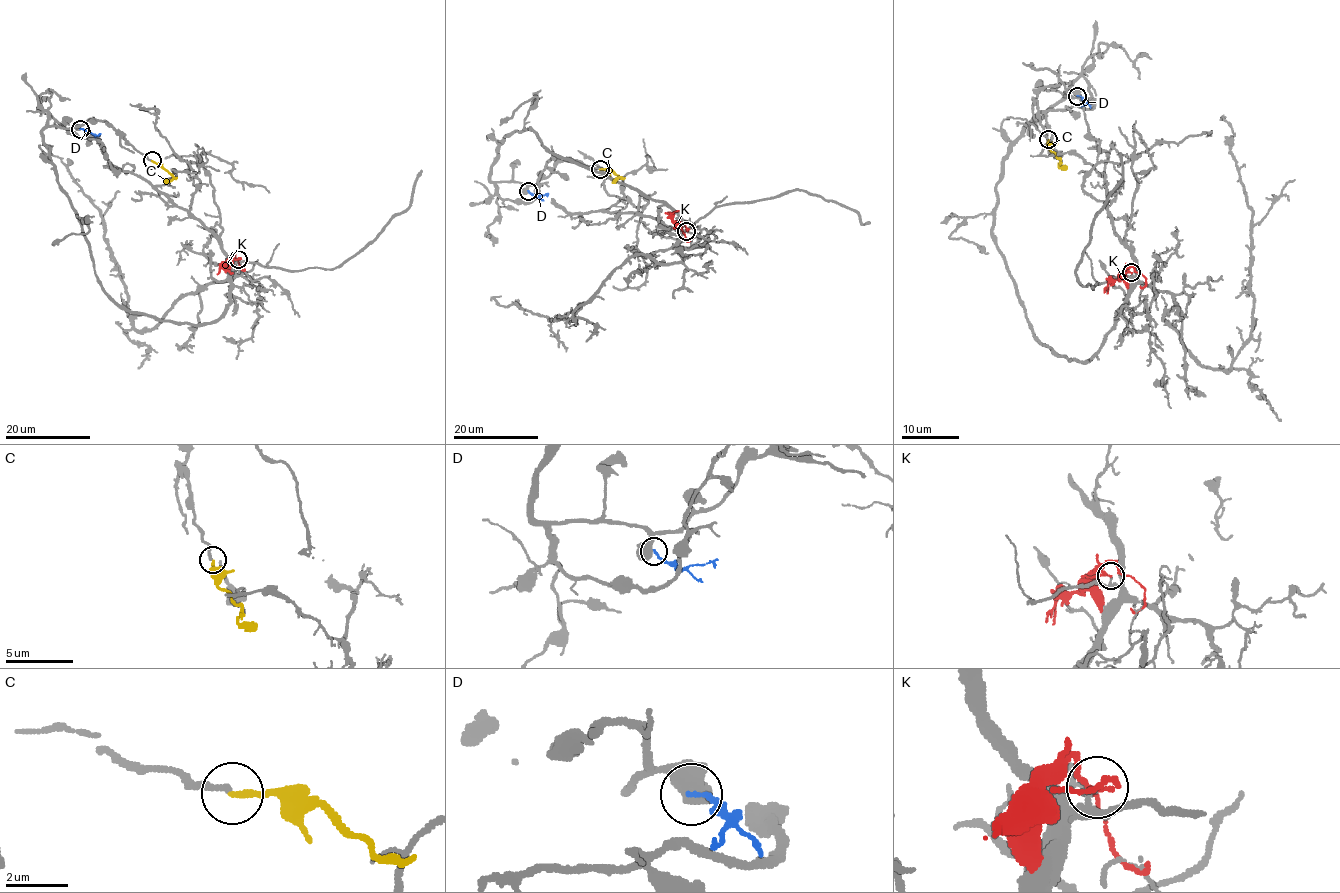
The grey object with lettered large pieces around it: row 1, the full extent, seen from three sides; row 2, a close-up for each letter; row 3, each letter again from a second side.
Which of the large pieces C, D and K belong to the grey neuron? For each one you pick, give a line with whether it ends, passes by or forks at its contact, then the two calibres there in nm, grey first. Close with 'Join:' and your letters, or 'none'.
C: It ends there. Thickness 190 nm (grey) against 180 nm
Join: C

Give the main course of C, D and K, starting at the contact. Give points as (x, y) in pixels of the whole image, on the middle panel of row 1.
C: (599, 169), (610, 169), (621, 178), (612, 183)
D: (528, 190), (537, 196), (548, 194)
K: (685, 231), (682, 224), (686, 241), (693, 237)

